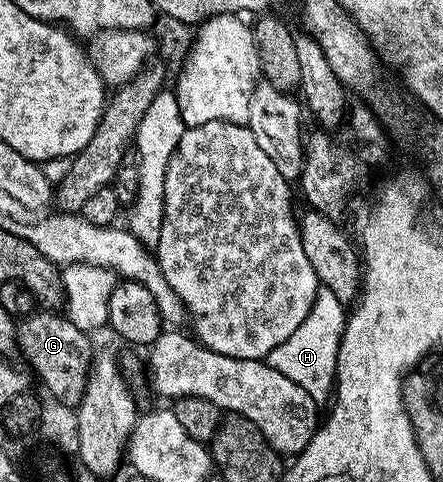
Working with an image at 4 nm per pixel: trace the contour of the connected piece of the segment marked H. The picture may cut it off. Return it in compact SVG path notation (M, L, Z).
M319 288L316 299L312 303L312 311L308 311L308 319L280 343L265 358L267 365L271 365L280 375L288 375L292 383L304 387L308 395L312 395L315 401L325 402L326 396L331 396L332 390L336 385L336 374L338 371L338 348L342 332L346 326L347 310L336 295L332 295L330 289Z

